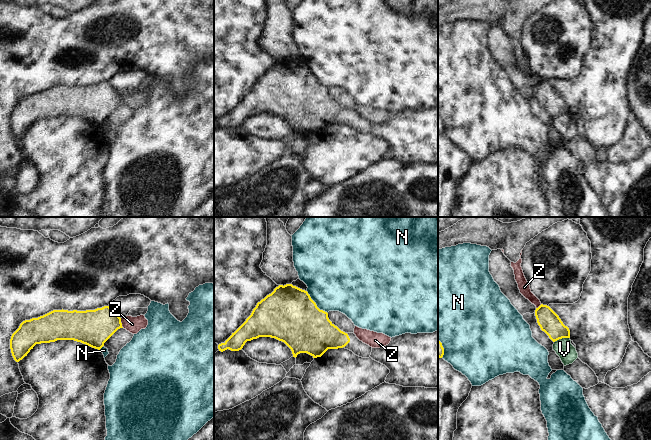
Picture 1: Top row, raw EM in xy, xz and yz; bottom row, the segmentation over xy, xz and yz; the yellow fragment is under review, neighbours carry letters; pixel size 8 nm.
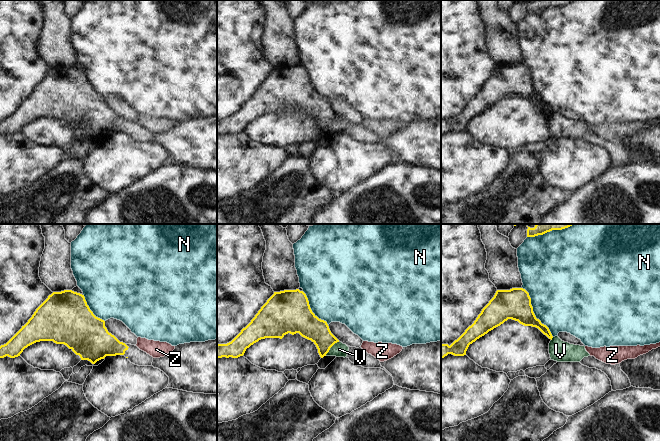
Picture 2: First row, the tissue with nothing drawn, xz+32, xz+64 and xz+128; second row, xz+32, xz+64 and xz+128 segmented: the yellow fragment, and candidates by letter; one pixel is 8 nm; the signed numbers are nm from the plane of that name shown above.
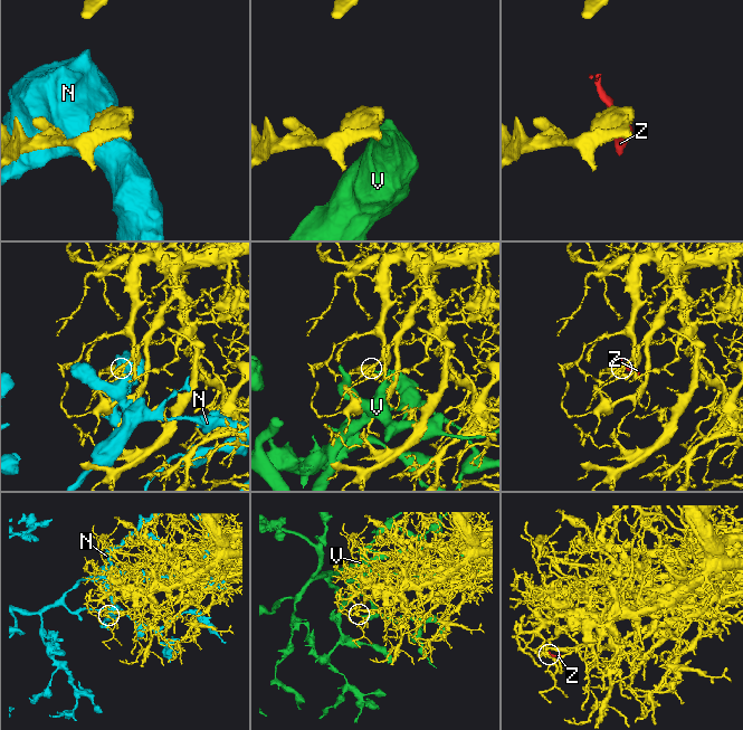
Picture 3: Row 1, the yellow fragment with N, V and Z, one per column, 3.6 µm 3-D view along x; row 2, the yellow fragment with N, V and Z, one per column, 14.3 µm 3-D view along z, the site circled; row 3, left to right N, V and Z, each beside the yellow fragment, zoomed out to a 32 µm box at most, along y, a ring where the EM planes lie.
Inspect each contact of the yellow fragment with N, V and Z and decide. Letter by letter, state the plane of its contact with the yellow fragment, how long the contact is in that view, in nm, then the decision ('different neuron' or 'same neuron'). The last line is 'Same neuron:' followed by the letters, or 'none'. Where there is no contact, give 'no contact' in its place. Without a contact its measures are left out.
N: xz | 260 nm | different neuron
V: yz | 130 nm | different neuron
Z: xy | 80 nm | different neuron
Same neuron: none

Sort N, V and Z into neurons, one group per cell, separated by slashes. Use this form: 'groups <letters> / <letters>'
groups N / V / Z

